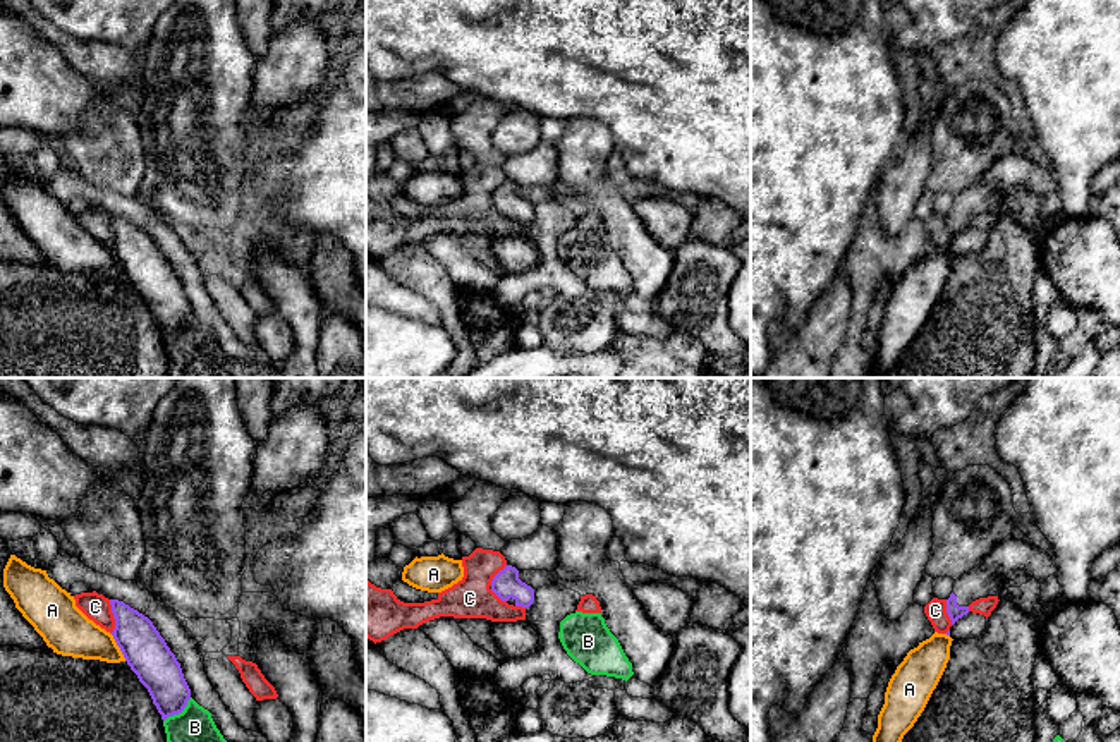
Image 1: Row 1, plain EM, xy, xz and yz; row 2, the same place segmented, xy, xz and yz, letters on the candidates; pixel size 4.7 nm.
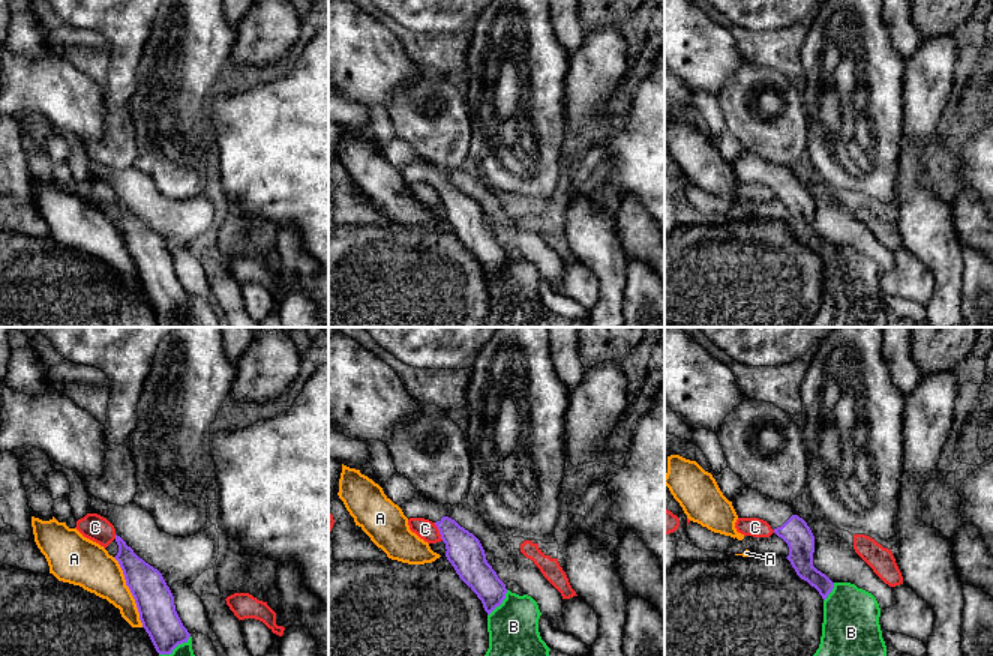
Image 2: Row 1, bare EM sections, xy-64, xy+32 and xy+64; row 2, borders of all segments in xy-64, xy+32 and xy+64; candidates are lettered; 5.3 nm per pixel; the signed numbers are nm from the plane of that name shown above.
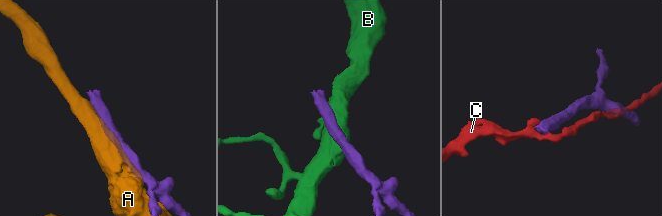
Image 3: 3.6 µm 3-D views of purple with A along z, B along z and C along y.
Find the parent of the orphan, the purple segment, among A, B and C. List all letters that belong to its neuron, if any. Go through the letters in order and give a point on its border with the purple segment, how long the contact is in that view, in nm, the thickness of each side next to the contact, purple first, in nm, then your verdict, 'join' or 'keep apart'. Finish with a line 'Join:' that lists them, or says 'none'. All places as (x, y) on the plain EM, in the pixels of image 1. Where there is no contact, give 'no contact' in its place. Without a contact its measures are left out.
A: xy (119, 261) | 150 nm | 200/220 nm | keep apart
B: xy (179, 327) | 180 nm | 200/300 nm | keep apart
C: xy (114, 232) | 160 nm | 200/120 nm | keep apart
Join: none

